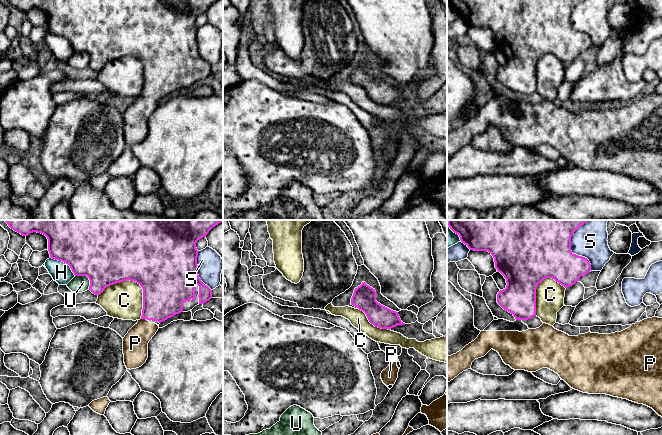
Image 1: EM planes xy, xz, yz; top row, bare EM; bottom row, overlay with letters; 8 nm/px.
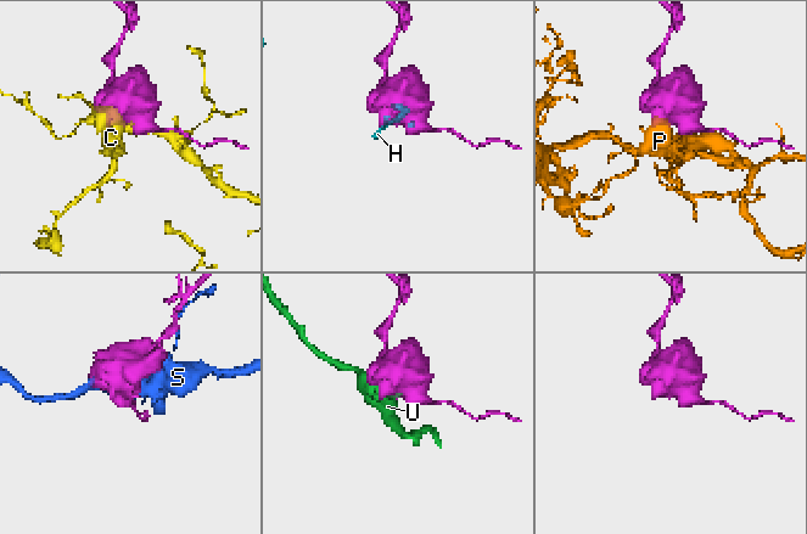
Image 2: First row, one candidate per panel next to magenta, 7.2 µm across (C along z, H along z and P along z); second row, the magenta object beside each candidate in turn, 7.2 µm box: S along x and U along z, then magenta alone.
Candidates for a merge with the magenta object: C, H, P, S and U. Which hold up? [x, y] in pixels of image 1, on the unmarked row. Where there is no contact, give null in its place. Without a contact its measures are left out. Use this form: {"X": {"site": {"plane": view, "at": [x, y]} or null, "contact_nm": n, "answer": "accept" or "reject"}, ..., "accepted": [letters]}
{"C": {"site": {"plane": "xy", "at": [135, 57]}, "contact_nm": 400, "answer": "reject"}, "H": {"site": {"plane": "xy", "at": [64, 38]}, "contact_nm": 260, "answer": "reject"}, "P": {"site": {"plane": "xy", "at": [144, 94]}, "contact_nm": 60, "answer": "accept"}, "S": {"site": {"plane": "yz", "at": [571, 28]}, "contact_nm": 380, "answer": "reject"}, "U": {"site": {"plane": "xy", "at": [87, 52]}, "contact_nm": 170, "answer": "reject"}, "accepted": ["P"]}

